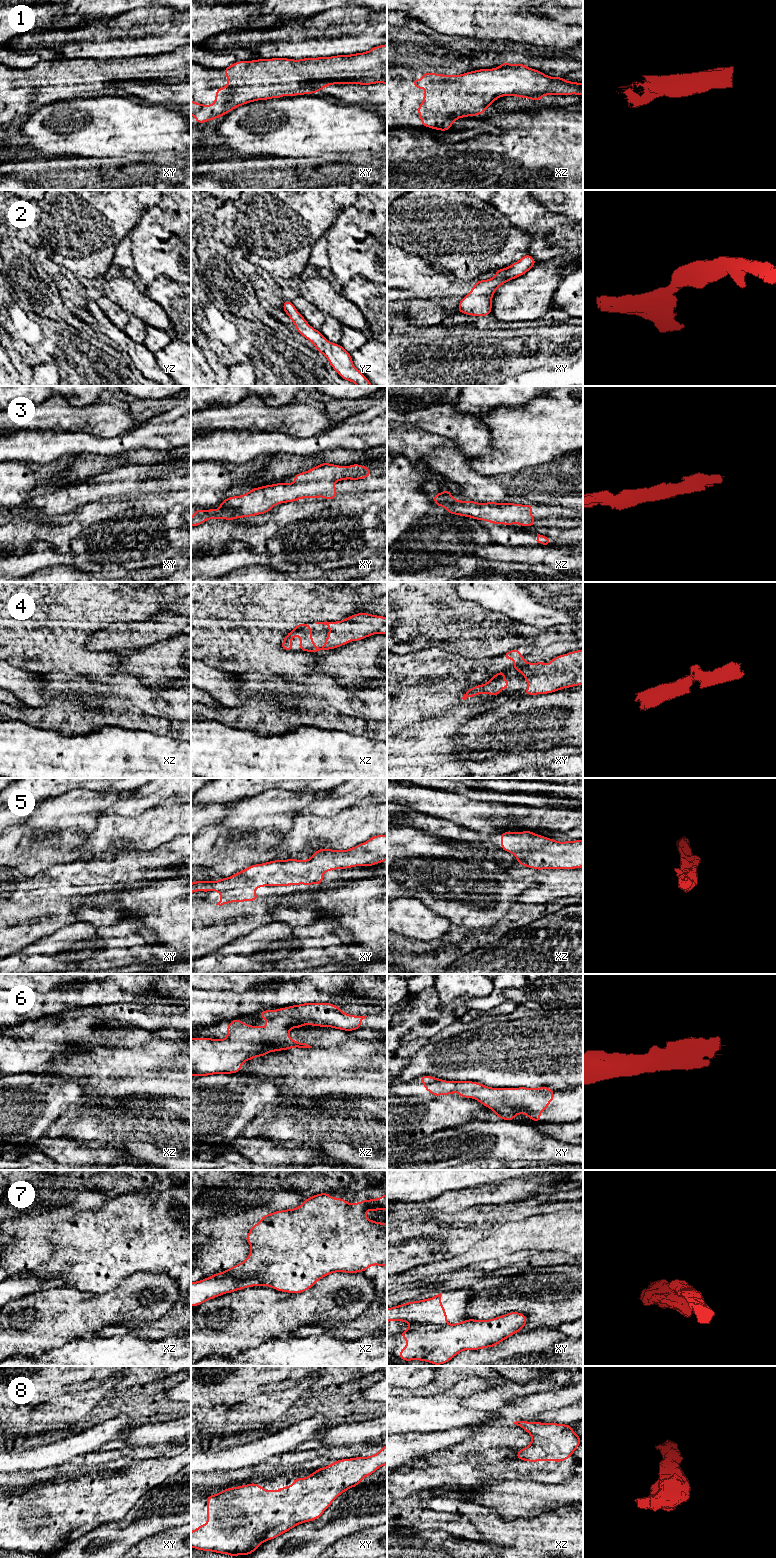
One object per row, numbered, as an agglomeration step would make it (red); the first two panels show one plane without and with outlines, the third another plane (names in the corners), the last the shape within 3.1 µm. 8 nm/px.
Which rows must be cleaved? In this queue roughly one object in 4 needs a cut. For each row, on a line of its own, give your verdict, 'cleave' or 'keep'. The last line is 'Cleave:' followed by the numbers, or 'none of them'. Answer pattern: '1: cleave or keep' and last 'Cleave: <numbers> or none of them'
1: keep
2: keep
3: keep
4: keep
5: keep
6: keep
7: cleave
8: keep
Cleave: 7

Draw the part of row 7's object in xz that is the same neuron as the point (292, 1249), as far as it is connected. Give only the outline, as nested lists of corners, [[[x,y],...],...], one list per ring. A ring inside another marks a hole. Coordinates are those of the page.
[[[325,1192],[307,1198],[298,1208],[262,1216],[261,1221],[253,1225],[245,1237],[251,1246],[247,1259],[211,1277],[230,1277],[245,1281],[238,1290],[253,1286],[270,1286],[281,1292],[302,1293],[331,1273],[364,1272],[372,1265],[387,1267],[387,1223],[368,1219],[365,1215],[370,1209],[375,1212],[379,1209],[387,1210],[387,1194],[374,1200],[366,1199],[347,1204],[344,1198],[333,1198]]]

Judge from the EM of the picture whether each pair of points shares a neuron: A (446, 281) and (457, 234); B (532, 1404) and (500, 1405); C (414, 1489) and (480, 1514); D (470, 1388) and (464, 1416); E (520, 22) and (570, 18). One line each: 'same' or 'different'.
A: different
B: same
C: different
D: same
E: different

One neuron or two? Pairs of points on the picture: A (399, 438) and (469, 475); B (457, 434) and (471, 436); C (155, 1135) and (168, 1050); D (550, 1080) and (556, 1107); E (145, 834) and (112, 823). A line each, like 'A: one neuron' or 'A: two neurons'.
A: one neuron
B: one neuron
C: two neurons
D: two neurons
E: one neuron

